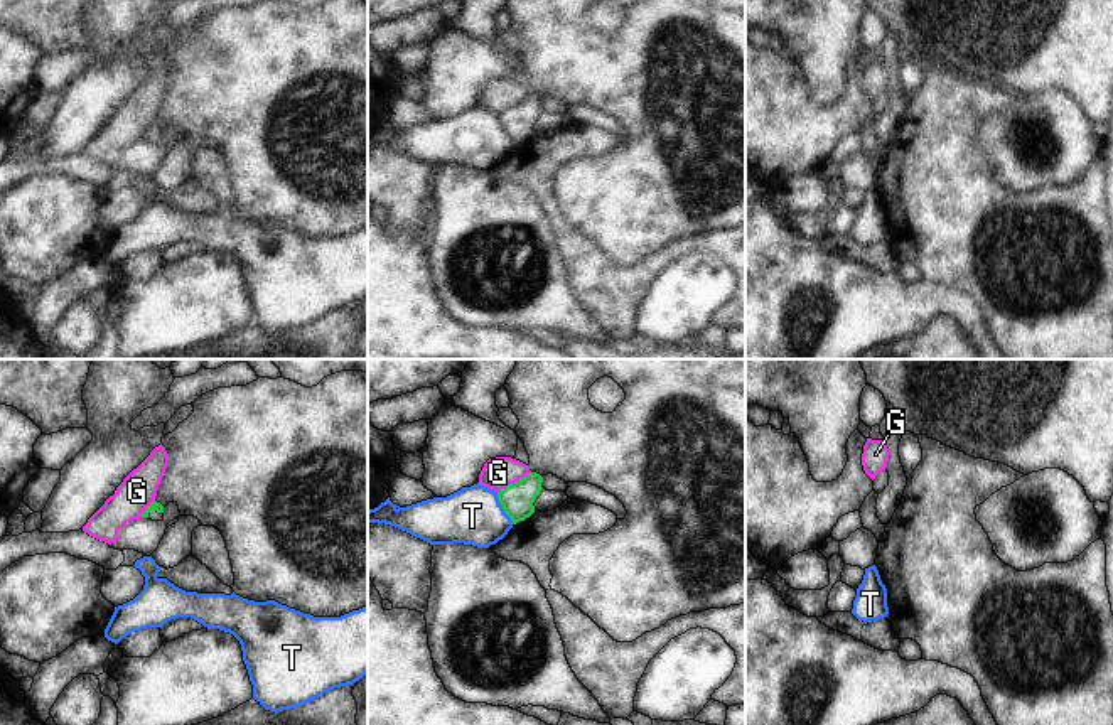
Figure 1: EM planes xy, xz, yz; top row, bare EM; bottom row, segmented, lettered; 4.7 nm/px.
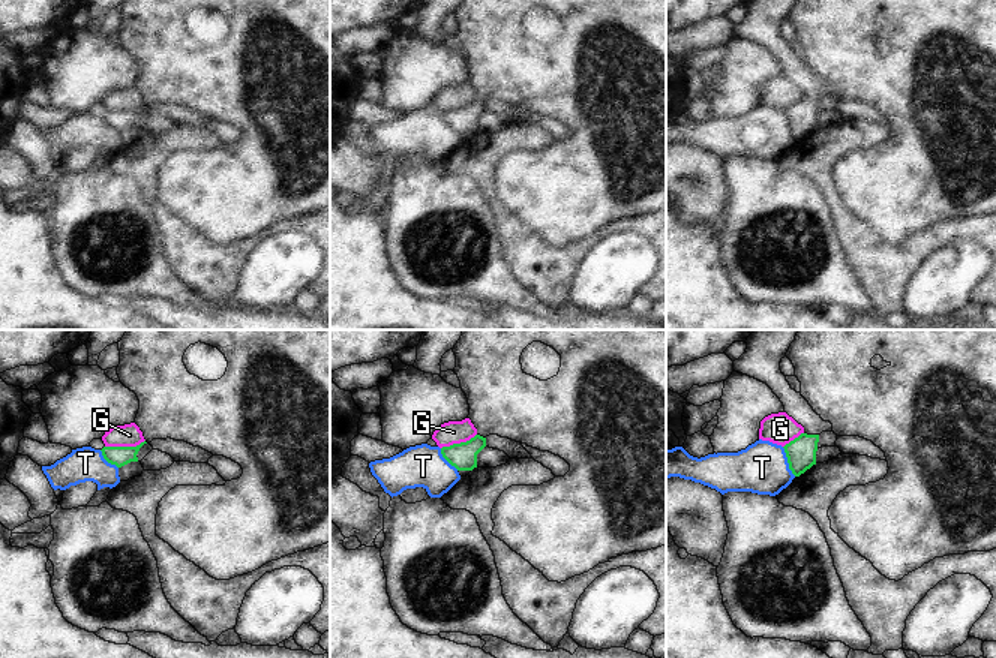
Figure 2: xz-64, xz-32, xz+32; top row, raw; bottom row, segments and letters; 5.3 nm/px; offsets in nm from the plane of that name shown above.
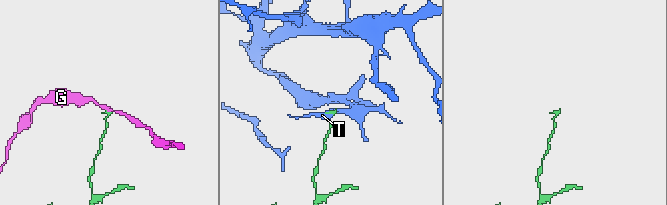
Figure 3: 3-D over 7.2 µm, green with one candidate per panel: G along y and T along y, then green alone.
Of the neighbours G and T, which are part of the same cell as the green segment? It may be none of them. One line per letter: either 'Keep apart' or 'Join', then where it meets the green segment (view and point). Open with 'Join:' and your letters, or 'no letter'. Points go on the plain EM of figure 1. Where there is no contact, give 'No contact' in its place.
Join: no letter
G: Keep apart. Touches green at xz (515, 105)
T: Keep apart. Touches green at xz (503, 130)

